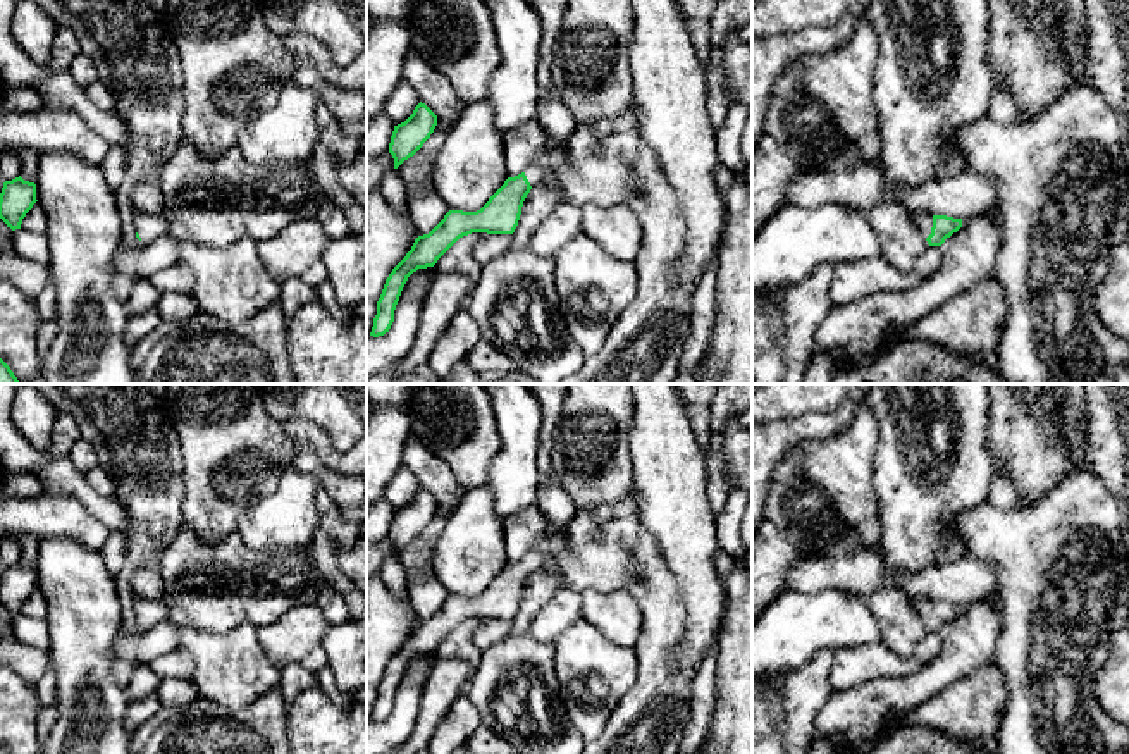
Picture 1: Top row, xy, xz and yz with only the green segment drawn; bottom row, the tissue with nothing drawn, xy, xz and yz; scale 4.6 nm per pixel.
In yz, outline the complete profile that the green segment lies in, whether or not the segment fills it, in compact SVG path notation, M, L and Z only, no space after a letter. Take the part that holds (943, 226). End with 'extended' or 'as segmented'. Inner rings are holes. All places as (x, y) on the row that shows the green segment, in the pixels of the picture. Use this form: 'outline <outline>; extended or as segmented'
outline M917 212L914 222L921 229L929 246L941 246L947 238L962 227L962 219L931 215L928 212Z; extended

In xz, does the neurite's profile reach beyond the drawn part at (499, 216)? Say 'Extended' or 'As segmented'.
Extended

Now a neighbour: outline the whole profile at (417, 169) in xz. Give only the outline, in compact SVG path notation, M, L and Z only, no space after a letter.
M435 126L423 146L398 167L398 172L404 179L406 186L432 181L432 164L444 143L447 131L449 127L446 126Z

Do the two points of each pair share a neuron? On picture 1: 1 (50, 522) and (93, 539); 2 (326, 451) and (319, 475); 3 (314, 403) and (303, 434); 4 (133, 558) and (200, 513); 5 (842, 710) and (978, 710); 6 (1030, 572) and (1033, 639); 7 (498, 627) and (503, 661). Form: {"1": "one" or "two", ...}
{"1": "one", "2": "two", "3": "two", "4": "two", "5": "two", "6": "one", "7": "two"}

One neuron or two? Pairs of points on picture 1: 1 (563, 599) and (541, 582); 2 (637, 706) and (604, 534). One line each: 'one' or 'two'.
1: two
2: one

